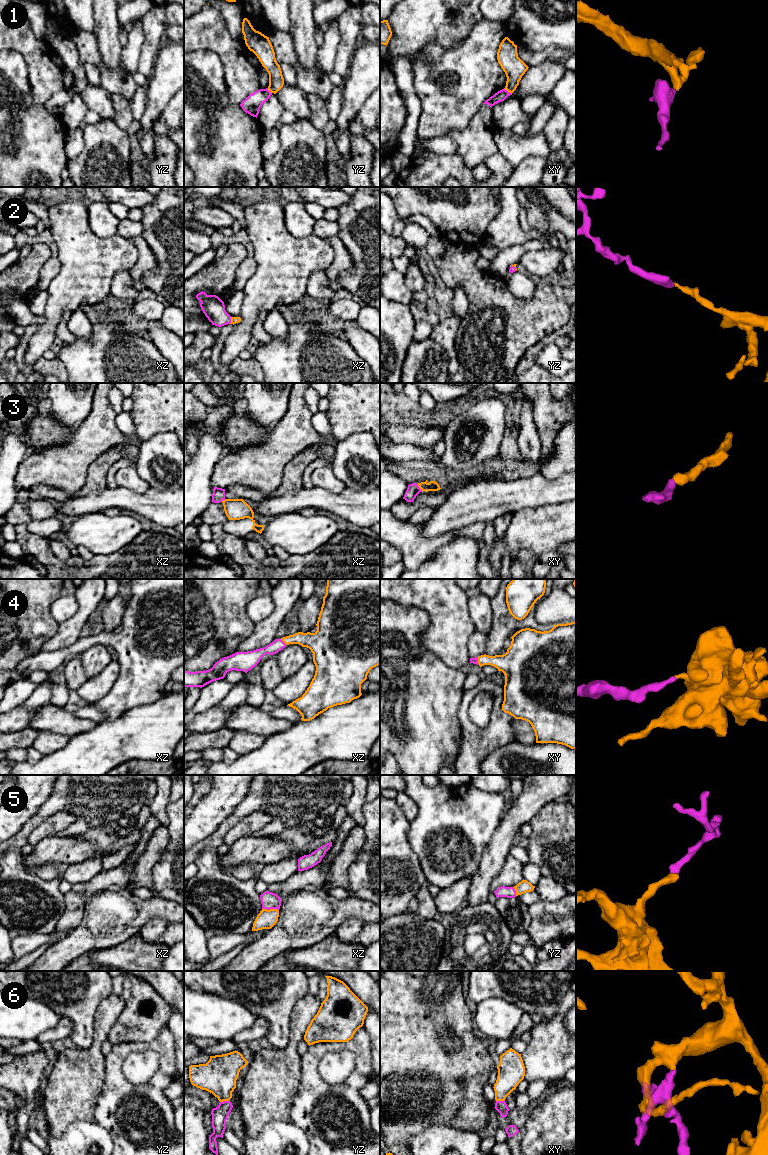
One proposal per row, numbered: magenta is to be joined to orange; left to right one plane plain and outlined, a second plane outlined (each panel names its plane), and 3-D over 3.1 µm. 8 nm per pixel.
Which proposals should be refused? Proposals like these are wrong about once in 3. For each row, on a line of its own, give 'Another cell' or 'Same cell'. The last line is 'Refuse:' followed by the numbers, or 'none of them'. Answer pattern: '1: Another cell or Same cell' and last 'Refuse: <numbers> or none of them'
1: Another cell
2: Same cell
3: Same cell
4: Same cell
5: Same cell
6: Same cell
Refuse: 1

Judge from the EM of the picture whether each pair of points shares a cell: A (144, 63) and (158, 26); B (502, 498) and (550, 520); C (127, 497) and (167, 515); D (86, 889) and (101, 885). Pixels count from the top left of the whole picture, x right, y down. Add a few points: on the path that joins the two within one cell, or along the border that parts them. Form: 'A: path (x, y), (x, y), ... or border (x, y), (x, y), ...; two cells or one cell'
A: path (148, 54), (152, 35); one cell
B: border (547, 504), (524, 507), (513, 513); two cells
C: path (137, 502), (154, 503), (157, 505); one cell
D: path (90, 888), (97, 885); one cell

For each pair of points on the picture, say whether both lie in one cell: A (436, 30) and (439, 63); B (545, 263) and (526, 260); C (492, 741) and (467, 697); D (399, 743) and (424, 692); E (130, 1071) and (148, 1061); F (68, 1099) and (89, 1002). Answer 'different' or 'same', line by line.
A: different
B: same
C: same
D: same
E: same
F: different

